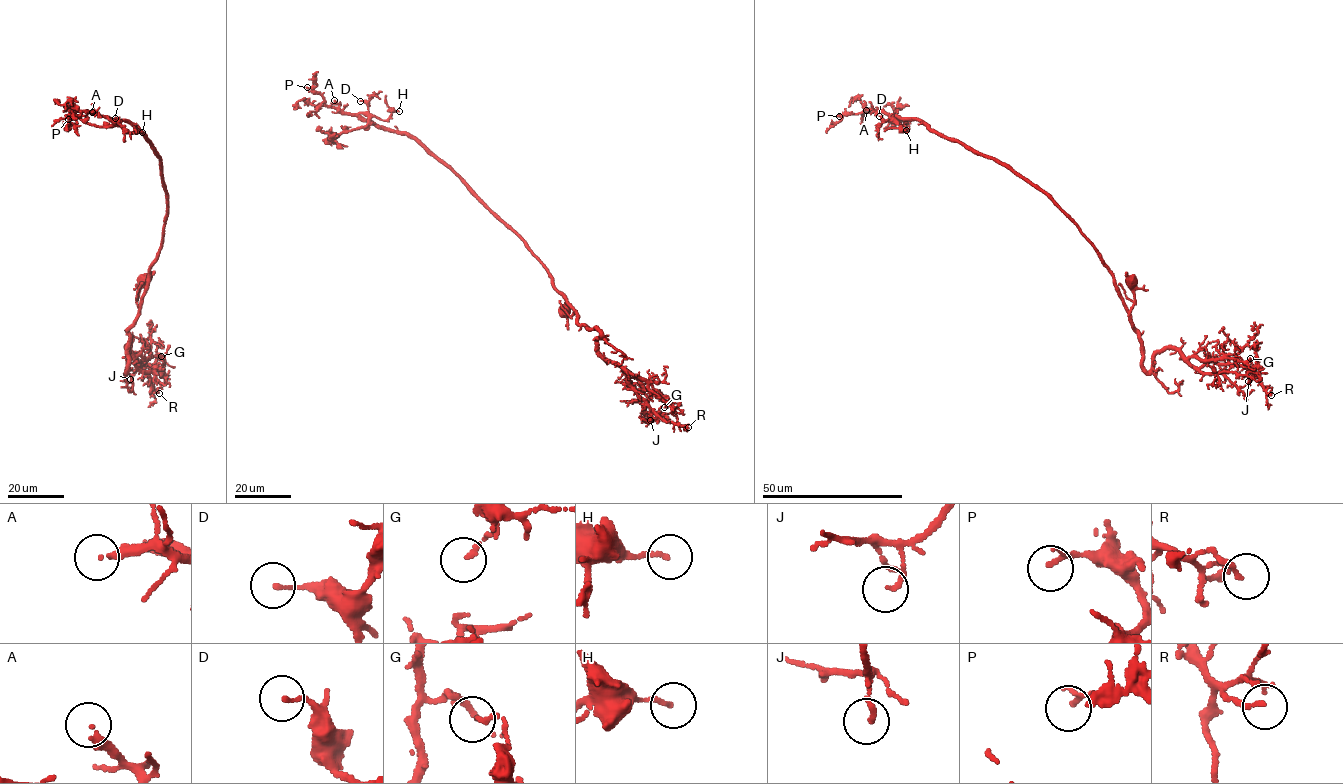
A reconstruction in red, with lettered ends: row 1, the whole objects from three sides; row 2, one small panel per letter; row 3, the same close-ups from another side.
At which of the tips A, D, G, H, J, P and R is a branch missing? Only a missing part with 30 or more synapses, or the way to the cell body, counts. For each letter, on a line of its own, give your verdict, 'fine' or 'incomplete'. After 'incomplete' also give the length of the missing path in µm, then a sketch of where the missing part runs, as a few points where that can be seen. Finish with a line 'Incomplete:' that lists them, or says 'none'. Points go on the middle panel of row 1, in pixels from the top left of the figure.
A: incomplete; about 15 µm are missing; missing branch runs (334, 100), (329, 91), (345, 73)
D: fine
G: fine
H: fine
J: fine
P: fine
R: fine
Incomplete: A

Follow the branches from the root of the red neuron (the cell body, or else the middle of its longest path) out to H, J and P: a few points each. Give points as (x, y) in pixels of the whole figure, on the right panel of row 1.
H: (1133, 281), (1135, 304), (1130, 311), (1097, 250), (1053, 200), (1005, 166), (920, 122), (890, 116), (906, 130)
J: (1133, 281), (1130, 320), (1145, 371), (1153, 356), (1175, 349), (1196, 367), (1245, 366), (1248, 381)
P: (1133, 281), (1130, 311), (1111, 271), (1077, 224), (1005, 166), (915, 120), (874, 109), (839, 116)

